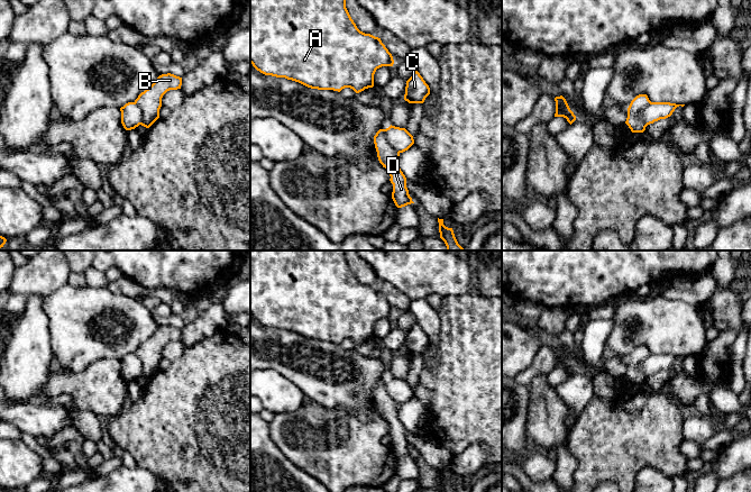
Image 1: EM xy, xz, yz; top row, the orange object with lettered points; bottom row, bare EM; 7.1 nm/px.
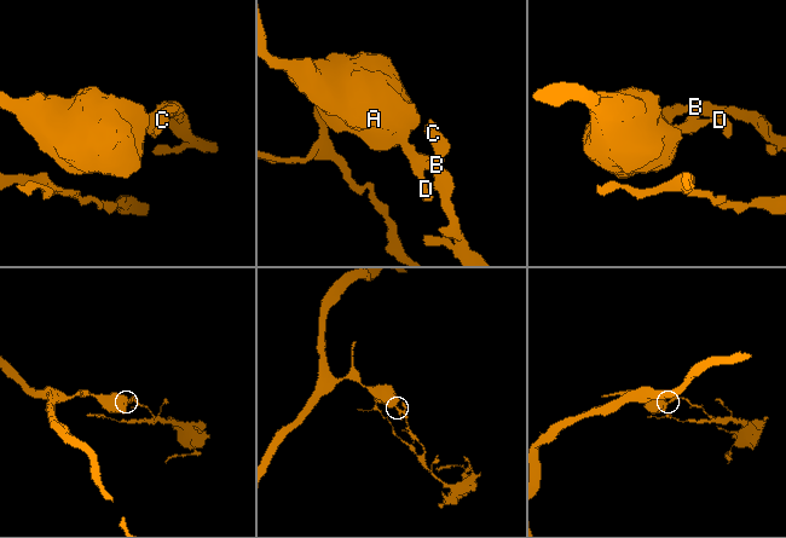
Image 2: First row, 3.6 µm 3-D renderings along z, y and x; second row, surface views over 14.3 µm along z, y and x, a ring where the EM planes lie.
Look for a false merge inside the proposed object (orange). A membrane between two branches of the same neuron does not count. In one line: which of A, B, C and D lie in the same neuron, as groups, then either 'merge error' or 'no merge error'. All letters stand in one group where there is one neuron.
groups A D / B C; merge error

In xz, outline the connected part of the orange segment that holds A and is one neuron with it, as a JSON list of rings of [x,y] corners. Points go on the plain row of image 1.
[[[250,250],[250,315],[265,327],[285,329],[311,340],[340,344],[345,339],[350,339],[359,345],[365,340],[373,339],[376,321],[382,318],[393,318],[394,311],[381,290],[365,285],[357,280],[346,259],[346,250]]]

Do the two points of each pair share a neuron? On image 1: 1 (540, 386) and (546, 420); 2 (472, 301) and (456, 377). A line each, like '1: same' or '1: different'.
1: same
2: same

